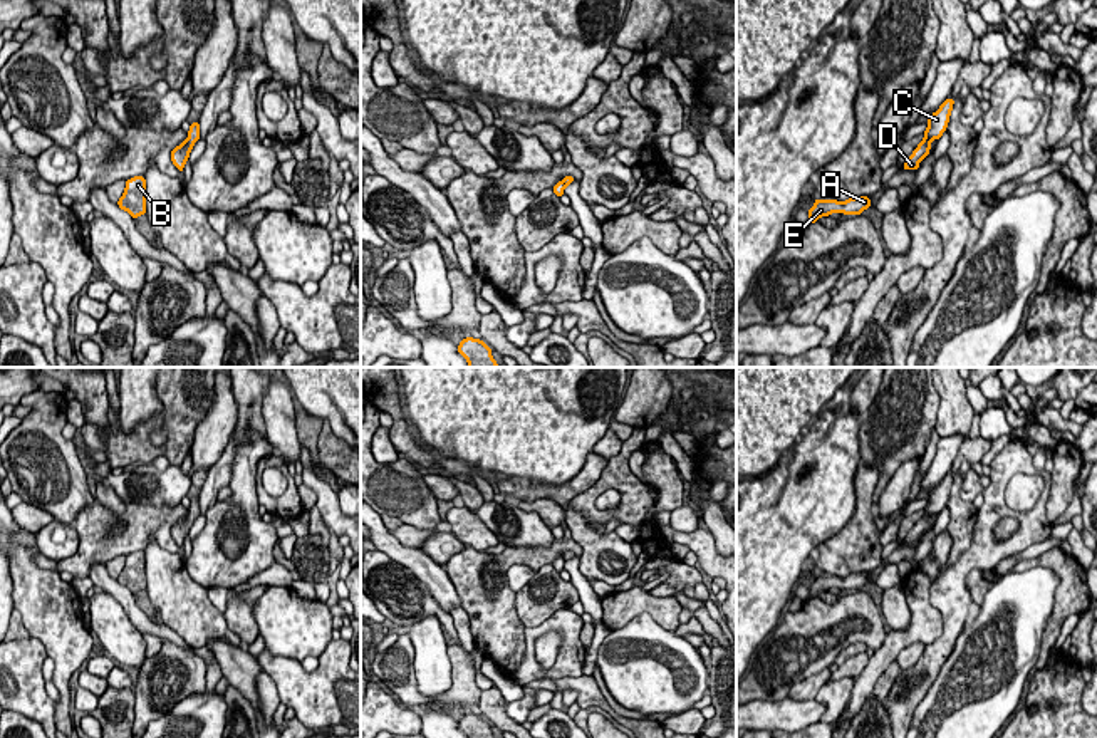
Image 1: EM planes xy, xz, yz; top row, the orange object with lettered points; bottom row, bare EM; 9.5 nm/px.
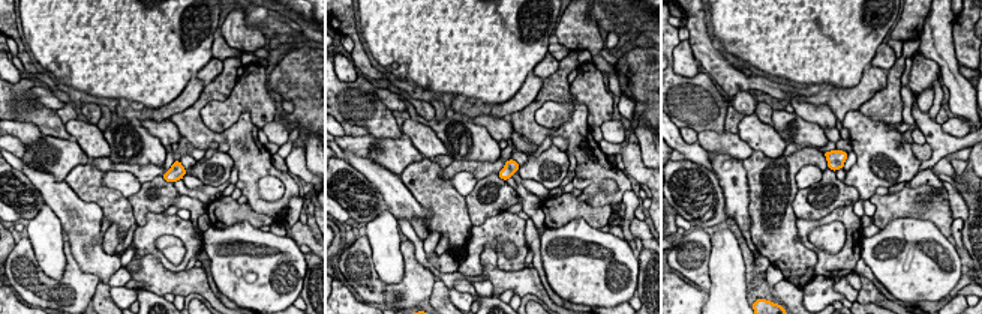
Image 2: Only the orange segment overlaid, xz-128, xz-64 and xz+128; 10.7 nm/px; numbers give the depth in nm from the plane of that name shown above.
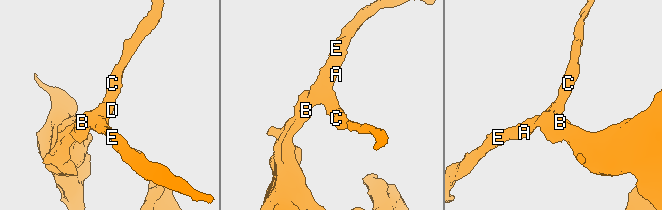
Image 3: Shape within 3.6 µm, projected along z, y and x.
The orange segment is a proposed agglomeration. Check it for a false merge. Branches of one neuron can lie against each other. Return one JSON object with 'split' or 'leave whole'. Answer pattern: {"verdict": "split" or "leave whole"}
{"verdict": "leave whole"}

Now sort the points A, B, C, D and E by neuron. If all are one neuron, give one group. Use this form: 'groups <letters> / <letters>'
groups A B C D E

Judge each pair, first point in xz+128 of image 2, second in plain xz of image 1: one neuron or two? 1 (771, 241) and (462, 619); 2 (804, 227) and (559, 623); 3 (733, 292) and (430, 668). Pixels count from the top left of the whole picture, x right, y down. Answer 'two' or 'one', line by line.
1: two
2: one
3: one

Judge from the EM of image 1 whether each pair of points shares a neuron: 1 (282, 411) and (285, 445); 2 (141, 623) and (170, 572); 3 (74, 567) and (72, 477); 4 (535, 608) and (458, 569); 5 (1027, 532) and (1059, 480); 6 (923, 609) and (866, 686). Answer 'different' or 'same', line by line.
1: same
2: different
3: different
4: different
5: different
6: same

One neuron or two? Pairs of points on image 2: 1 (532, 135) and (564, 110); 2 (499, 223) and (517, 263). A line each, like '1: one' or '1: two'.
1: two
2: one

